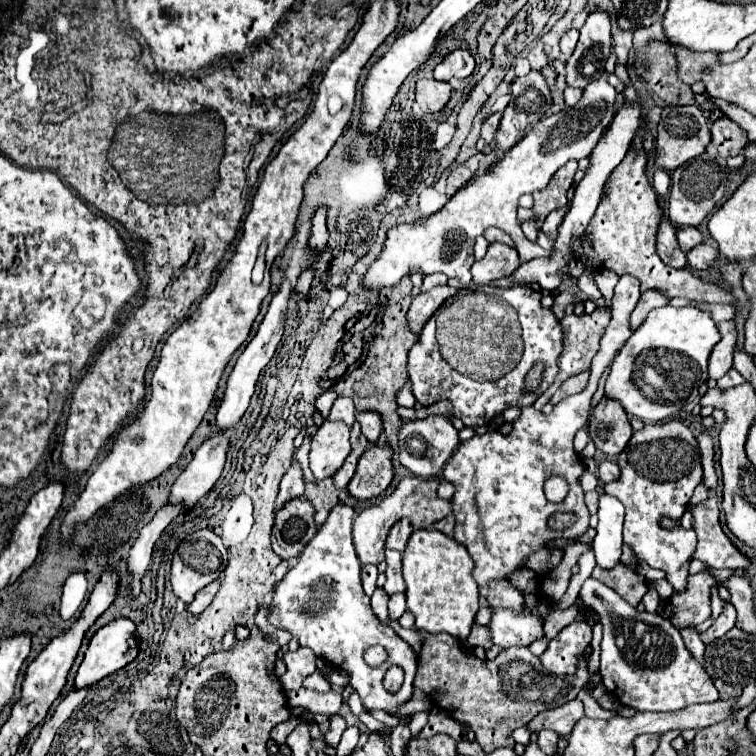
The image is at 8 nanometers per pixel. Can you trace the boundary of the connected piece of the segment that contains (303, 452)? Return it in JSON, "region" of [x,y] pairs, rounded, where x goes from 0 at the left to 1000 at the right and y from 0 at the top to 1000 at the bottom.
{"region":[[[403,575],[398,591],[389,601],[389,607],[392,607],[397,612],[403,628],[403,635],[411,639],[418,639],[418,634],[414,631],[409,620],[409,598],[410,598],[411,581],[413,578]]]}

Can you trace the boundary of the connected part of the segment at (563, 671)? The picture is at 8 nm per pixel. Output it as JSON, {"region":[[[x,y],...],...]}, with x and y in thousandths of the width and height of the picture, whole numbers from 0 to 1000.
{"region":[[[769,819],[769,821],[761,821],[761,824],[750,827],[745,835],[739,835],[737,843],[726,848],[726,856],[721,858],[721,864],[713,869],[718,882],[724,888],[734,890],[734,893],[755,893],[755,890],[761,890],[763,882],[766,882],[766,869],[776,861],[779,851],[782,851],[782,832],[784,832],[784,827]]]}

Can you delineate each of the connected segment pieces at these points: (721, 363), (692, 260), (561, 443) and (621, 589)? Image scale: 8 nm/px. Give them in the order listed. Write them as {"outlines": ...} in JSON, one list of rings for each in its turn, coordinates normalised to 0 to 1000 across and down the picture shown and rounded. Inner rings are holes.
{"outlines":[[[[970,425],[948,427],[948,438],[954,440],[954,451],[943,459],[938,470],[938,501],[954,501],[970,483],[970,459],[975,448]]],[[[925,321],[919,329],[914,329],[914,332],[909,335],[911,351],[914,351],[917,356],[922,356],[922,358],[938,356],[946,343],[948,343],[948,329],[940,327],[940,324],[935,324],[935,321]]],[[[821,364],[808,398],[808,427],[782,483],[779,507],[769,520],[739,530],[726,549],[708,538],[692,538],[689,554],[679,560],[679,570],[673,575],[628,575],[612,583],[602,602],[591,610],[586,628],[589,636],[602,644],[602,655],[597,660],[602,681],[599,710],[618,724],[620,737],[628,745],[623,761],[631,769],[636,787],[644,787],[649,769],[673,766],[676,758],[694,753],[697,737],[724,718],[734,713],[763,713],[779,700],[779,673],[774,671],[771,647],[766,642],[766,631],[774,618],[758,594],[758,578],[779,554],[776,544],[782,541],[782,525],[790,517],[792,499],[808,483],[816,462],[837,440],[832,433],[832,414],[843,406],[845,396],[845,369],[837,364]],[[726,631],[745,631],[753,639],[753,652],[742,665],[724,663],[718,652],[718,642]],[[734,676],[758,676],[763,681],[761,694],[747,702],[729,702],[724,697],[724,687]]],[[[816,745],[811,753],[787,750],[784,763],[816,782],[837,803],[843,803],[856,784],[856,766],[824,745]]]]}

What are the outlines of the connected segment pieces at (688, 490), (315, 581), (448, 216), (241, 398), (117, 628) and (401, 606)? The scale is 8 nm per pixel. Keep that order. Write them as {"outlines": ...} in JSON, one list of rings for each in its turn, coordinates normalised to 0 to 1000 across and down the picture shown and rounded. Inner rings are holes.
{"outlines":[[[[880,557],[869,562],[853,562],[848,570],[840,570],[827,597],[816,604],[821,618],[821,631],[811,639],[800,642],[800,652],[819,657],[827,668],[827,697],[824,697],[824,716],[840,729],[845,739],[866,753],[877,753],[882,758],[882,769],[890,774],[893,782],[901,782],[909,774],[911,761],[911,742],[917,737],[922,710],[919,702],[909,702],[903,697],[896,700],[877,700],[877,684],[901,684],[906,679],[906,668],[917,655],[917,647],[927,639],[927,610],[925,610],[925,591],[917,573],[901,557]]],[[[446,668],[435,679],[427,697],[396,734],[393,747],[364,776],[361,795],[356,800],[356,821],[369,832],[382,835],[398,856],[409,856],[422,872],[430,872],[443,885],[456,888],[464,909],[478,919],[485,938],[520,940],[544,925],[552,866],[541,851],[536,851],[517,829],[507,827],[491,808],[488,790],[478,776],[478,742],[470,734],[464,710],[467,681],[470,676],[462,668]],[[491,853],[507,853],[515,864],[515,872],[496,885],[480,874],[480,861]],[[520,880],[528,880],[536,888],[533,906],[525,917],[507,911],[507,896]]],[[[800,102],[782,107],[761,142],[755,142],[750,149],[742,147],[708,163],[694,176],[694,181],[668,202],[665,210],[660,210],[644,229],[631,231],[626,239],[610,247],[583,279],[562,292],[520,298],[512,306],[512,316],[501,340],[488,351],[478,369],[480,382],[501,385],[509,380],[522,380],[533,366],[549,358],[557,358],[560,364],[589,361],[591,366],[607,366],[618,380],[623,374],[620,356],[626,351],[628,313],[639,311],[644,300],[655,298],[676,308],[689,345],[726,337],[726,332],[716,329],[710,321],[702,321],[692,311],[684,290],[684,266],[694,255],[708,255],[710,250],[724,247],[731,229],[753,210],[766,213],[784,200],[798,176],[798,168],[811,157],[813,126],[813,118],[803,110]]],[[[377,369],[369,388],[358,396],[358,403],[356,403],[356,411],[351,417],[351,422],[345,425],[337,446],[327,454],[327,459],[321,462],[321,467],[316,470],[306,496],[300,499],[300,515],[298,515],[298,522],[292,528],[292,536],[290,536],[290,544],[287,544],[287,560],[284,560],[284,573],[298,573],[303,567],[308,567],[316,554],[321,552],[321,546],[327,544],[329,538],[329,530],[335,525],[335,517],[337,517],[337,507],[340,507],[340,499],[343,493],[348,491],[348,485],[358,478],[372,446],[374,446],[374,422],[377,422],[377,411],[380,411],[380,401],[382,401],[382,393],[385,393],[385,374]]],[[[160,816],[139,829],[134,829],[118,848],[118,856],[112,861],[112,869],[99,890],[99,911],[110,911],[110,909],[120,909],[126,906],[131,898],[136,898],[139,893],[165,882],[171,874],[176,874],[181,869],[181,861],[184,861],[184,851],[181,845],[176,848],[176,837],[179,837],[179,827],[176,821]]],[[[520,784],[515,792],[515,816],[517,819],[528,819],[536,808],[536,787],[533,784]]]]}

